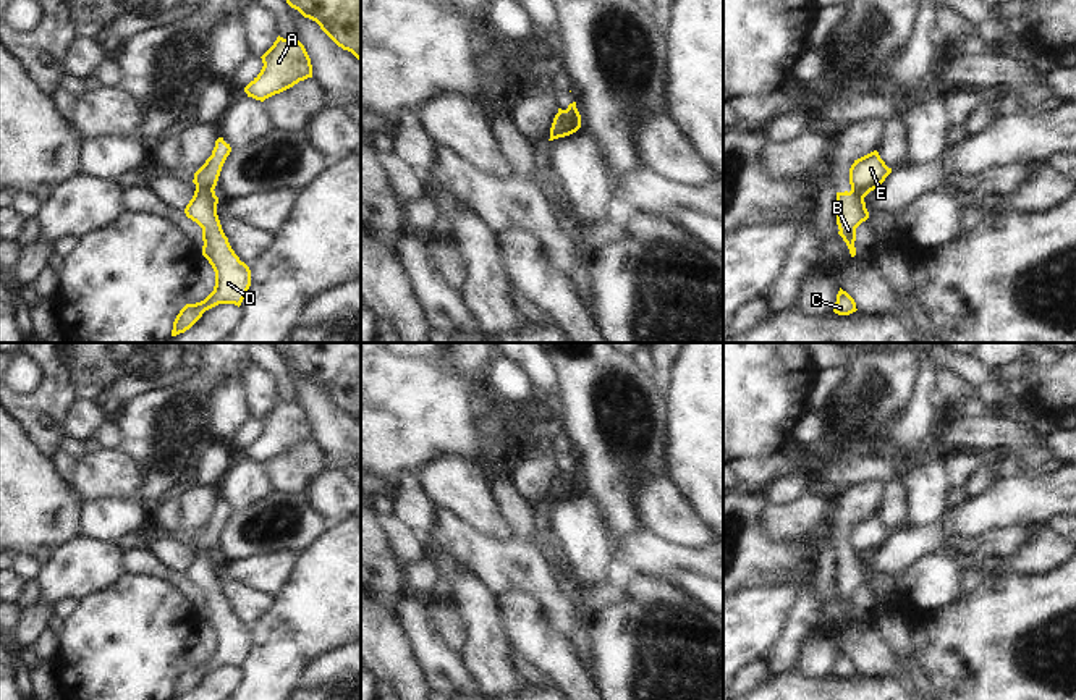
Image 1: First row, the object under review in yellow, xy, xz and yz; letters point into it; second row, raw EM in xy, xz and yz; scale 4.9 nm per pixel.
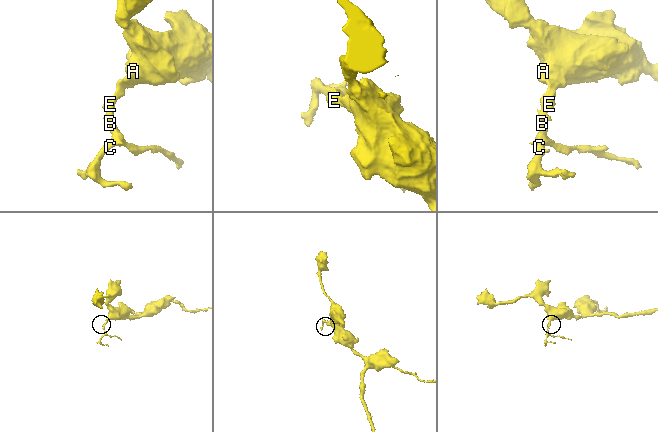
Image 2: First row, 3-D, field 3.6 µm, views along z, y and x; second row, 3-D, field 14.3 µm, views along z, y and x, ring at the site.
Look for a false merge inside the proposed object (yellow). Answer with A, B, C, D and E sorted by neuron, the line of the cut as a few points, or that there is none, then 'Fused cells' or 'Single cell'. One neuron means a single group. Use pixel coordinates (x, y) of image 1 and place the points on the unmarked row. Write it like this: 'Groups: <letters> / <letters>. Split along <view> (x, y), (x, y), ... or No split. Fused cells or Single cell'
Groups: A E / B C D. Split along xy (196, 548), (212, 552). Fused cells

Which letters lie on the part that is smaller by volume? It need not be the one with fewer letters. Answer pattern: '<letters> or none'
B, C, D

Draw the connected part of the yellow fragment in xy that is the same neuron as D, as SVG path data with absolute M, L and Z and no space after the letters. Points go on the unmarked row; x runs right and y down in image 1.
M196 550L184 571L186 579L202 590L202 618L215 634L215 648L204 663L186 666L180 673L173 684L172 698L189 692L205 673L218 666L239 669L251 648L251 632L231 611L217 577L217 566L218 559L214 551Z

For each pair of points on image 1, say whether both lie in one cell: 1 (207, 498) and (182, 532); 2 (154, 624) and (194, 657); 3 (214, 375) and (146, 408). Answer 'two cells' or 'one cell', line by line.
1: one cell
2: two cells
3: one cell

